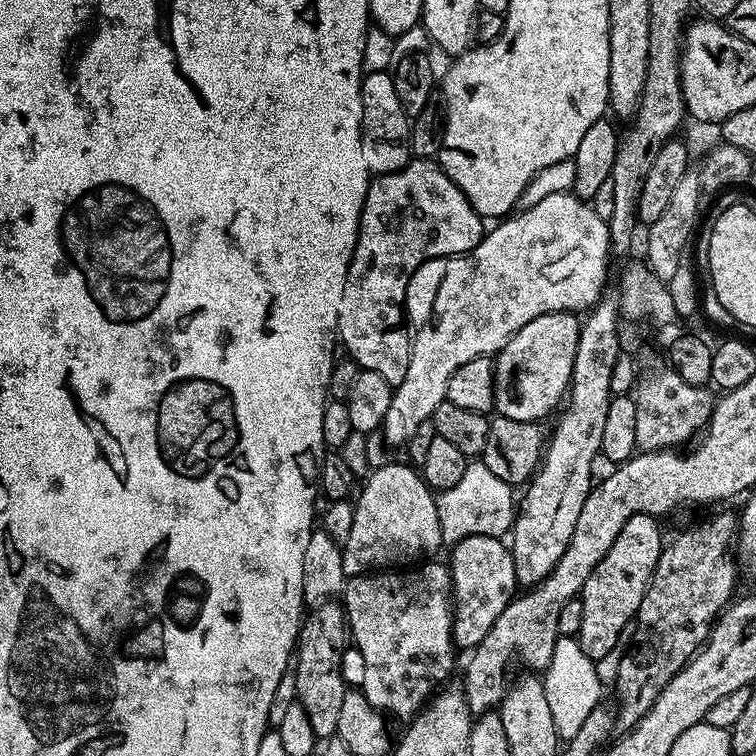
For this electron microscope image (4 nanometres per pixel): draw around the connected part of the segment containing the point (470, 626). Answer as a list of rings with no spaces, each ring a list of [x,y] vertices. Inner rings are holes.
[[[470,536],[451,545],[452,557],[446,560],[452,573],[452,642],[460,650],[478,647],[482,638],[498,622],[498,614],[517,595],[518,585],[514,574],[511,547],[498,536]],[[504,543],[504,544],[503,544]]]

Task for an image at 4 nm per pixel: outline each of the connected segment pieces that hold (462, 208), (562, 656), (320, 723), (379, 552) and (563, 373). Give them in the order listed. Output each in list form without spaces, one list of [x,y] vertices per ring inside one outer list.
[[[413,158],[406,167],[394,174],[377,176],[368,185],[366,202],[360,215],[360,229],[356,249],[346,274],[346,290],[342,290],[342,302],[338,306],[339,343],[356,367],[374,374],[382,374],[392,389],[406,378],[406,366],[410,366],[412,336],[404,329],[404,299],[408,296],[408,283],[412,275],[427,260],[439,261],[450,256],[462,256],[474,250],[486,235],[485,221],[470,206],[466,194],[454,186],[454,182],[440,169],[432,158]]]
[[[560,636],[556,640],[554,654],[551,655],[551,662],[545,669],[543,682],[557,735],[567,740],[578,732],[582,722],[586,722],[586,717],[594,706],[601,703],[601,694],[604,691],[595,661],[582,650],[577,637]]]
[[[333,598],[325,603],[317,604],[303,617],[300,634],[296,637],[294,661],[297,664],[297,701],[306,710],[306,718],[317,738],[332,738],[338,730],[338,713],[342,710],[342,698],[346,691],[344,672],[340,667],[344,664],[344,647],[349,647],[350,633],[348,619],[344,613],[344,605],[339,599]]]
[[[387,462],[368,472],[368,481],[360,497],[358,492],[354,500],[354,526],[350,526],[350,538],[346,538],[342,546],[345,577],[412,566],[425,558],[435,557],[432,555],[442,548],[444,540],[439,529],[437,497],[425,484],[423,475],[415,467],[404,464]]]
[[[575,312],[542,314],[534,318],[534,322],[526,322],[526,326],[522,326],[522,330],[518,330],[518,334],[514,334],[510,342],[506,342],[506,346],[495,353],[494,402],[495,411],[499,415],[514,418],[517,422],[540,422],[543,421],[543,416],[551,417],[561,407],[572,382],[574,354],[578,350],[581,323],[581,317]]]

